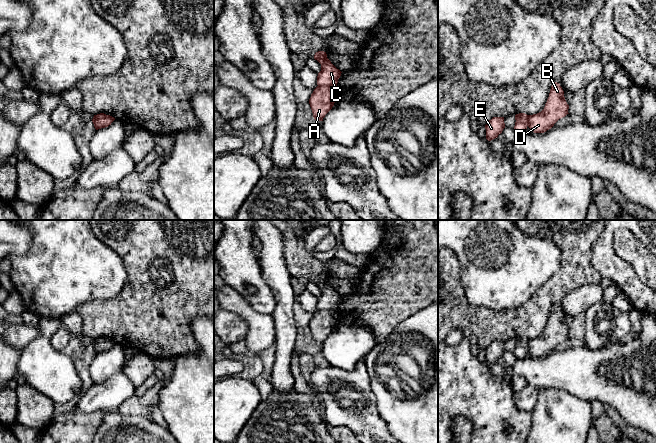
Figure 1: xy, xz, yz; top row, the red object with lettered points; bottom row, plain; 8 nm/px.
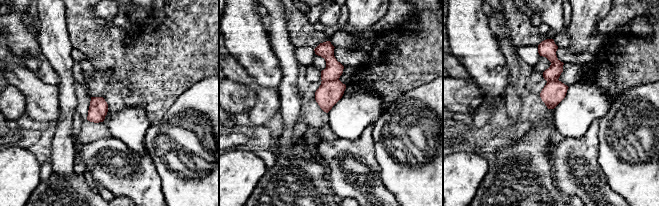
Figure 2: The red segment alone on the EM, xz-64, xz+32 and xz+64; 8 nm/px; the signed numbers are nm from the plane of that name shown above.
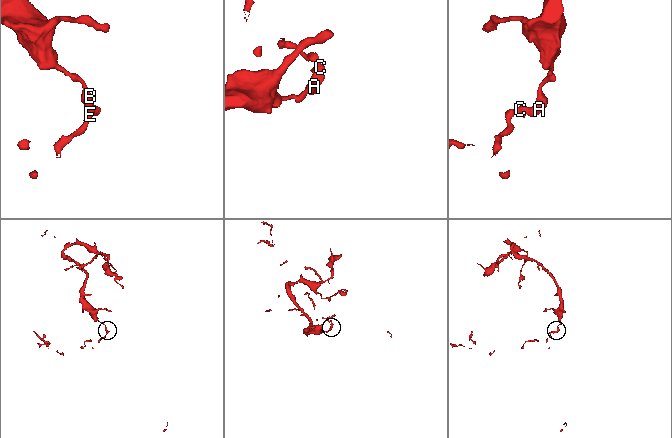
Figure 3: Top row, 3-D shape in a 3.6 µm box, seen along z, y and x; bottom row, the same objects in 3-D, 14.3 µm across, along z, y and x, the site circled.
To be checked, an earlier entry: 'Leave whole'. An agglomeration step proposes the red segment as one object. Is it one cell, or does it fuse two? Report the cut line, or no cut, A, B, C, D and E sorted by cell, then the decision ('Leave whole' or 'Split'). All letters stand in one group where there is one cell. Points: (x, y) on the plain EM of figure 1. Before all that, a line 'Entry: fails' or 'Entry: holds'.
Entry: fails
Split along xz (336, 308), (318, 310). Groups: A B D / C E. Split

